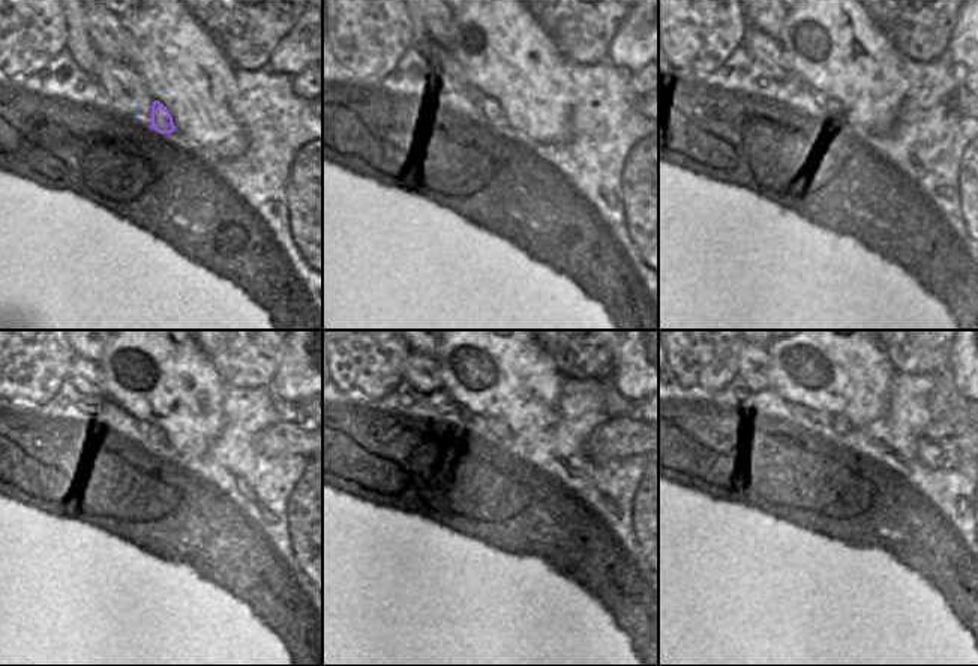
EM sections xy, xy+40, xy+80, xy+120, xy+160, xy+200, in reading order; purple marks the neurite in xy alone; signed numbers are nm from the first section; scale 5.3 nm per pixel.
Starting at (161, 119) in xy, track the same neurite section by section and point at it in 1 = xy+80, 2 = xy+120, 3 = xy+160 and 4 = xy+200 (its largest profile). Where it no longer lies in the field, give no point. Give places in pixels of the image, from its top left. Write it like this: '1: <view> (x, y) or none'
1: xy+80 (830, 111)
2: xy+120 (158, 444)
3: xy+160 (498, 429)
4: xy+200 (839, 422)

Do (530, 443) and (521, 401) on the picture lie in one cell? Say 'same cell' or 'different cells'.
different cells

